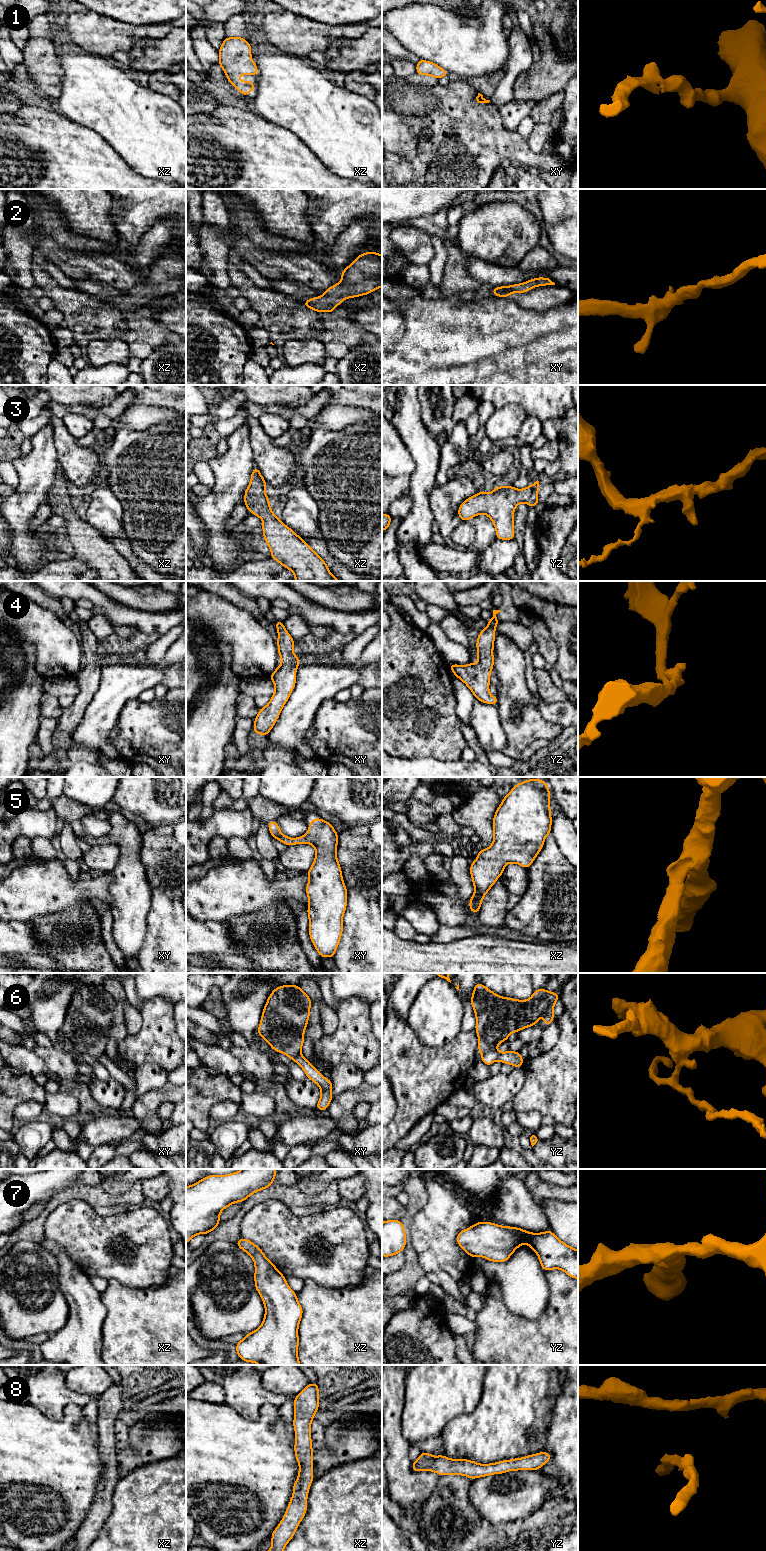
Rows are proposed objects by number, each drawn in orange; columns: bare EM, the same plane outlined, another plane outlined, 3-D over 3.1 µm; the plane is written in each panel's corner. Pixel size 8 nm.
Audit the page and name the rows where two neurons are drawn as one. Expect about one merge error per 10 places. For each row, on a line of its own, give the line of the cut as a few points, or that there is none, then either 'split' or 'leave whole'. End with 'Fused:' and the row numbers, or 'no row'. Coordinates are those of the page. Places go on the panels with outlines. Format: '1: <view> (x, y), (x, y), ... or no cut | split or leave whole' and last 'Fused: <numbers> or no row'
1: no cut | leave whole
2: no cut | leave whole
3: no cut | leave whole
4: no cut | leave whole
5: no cut | leave whole
6: yz (495, 1048), (490, 1048), (482, 1057) | split
7: no cut | leave whole
8: no cut | leave whole
Fused: 6

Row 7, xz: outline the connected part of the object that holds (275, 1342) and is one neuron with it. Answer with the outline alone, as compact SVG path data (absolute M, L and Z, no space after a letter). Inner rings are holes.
M239 1238L235 1243L241 1250L248 1253L254 1261L255 1288L265 1306L265 1316L261 1326L245 1335L235 1345L239 1359L260 1365L301 1365L298 1359L298 1328L303 1309L297 1300L297 1293L289 1287L284 1275L263 1254L261 1248L244 1238Z

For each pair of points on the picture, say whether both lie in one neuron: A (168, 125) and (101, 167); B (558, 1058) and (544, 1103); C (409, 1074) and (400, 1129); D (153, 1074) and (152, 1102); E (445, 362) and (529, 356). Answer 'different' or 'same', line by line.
A: different
B: same
C: same
D: different
E: same

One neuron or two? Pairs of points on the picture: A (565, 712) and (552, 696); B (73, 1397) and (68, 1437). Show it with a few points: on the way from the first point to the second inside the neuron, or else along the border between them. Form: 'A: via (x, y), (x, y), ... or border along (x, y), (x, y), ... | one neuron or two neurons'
A: border along (536, 691), (546, 703), (567, 699) | two neurons
B: border along (82, 1406), (70, 1404), (64, 1416), (56, 1420) | two neurons

